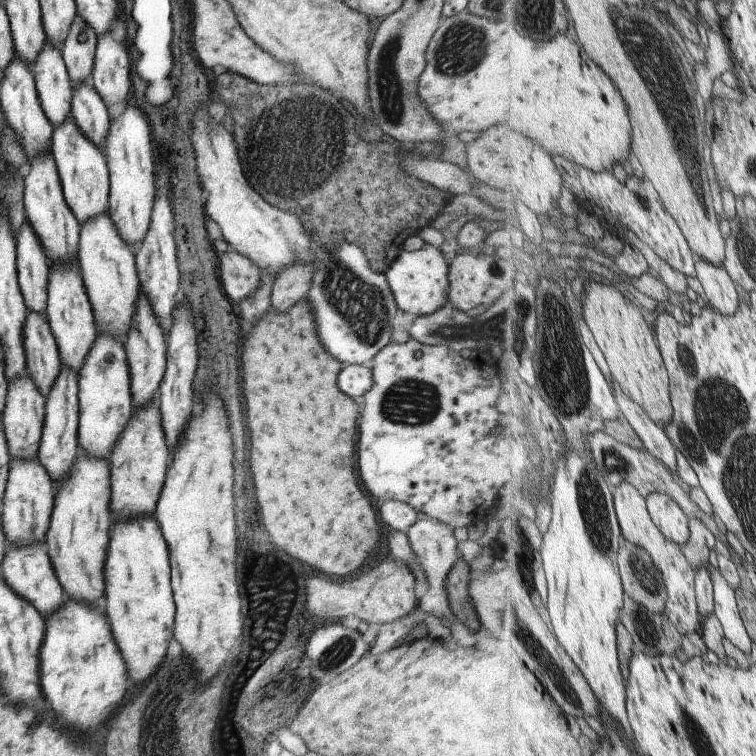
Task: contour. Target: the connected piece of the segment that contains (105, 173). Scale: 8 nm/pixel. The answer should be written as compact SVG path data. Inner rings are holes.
M72 117L53 128L51 151L62 182L62 194L78 224L82 226L90 218L108 212L109 168L105 153L82 134Z

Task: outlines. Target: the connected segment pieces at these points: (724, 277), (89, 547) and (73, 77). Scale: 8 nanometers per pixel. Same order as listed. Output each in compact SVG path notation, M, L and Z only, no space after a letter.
M710 260L697 261L698 278L710 305L722 314L736 314L741 307L741 294L738 294L736 281L726 266L718 266Z
M80 451L70 476L54 485L56 498L44 540L64 590L74 594L74 598L86 598L86 602L96 602L102 596L102 564L110 528L110 484L109 462Z
M76 15L70 34L62 45L62 60L70 76L71 86L92 80L97 45L96 32L82 16Z

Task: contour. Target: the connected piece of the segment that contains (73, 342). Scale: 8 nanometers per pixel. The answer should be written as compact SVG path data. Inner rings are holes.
M54 262L49 266L48 274L48 308L46 309L50 330L58 346L58 354L62 366L72 368L76 374L80 374L80 368L84 364L84 358L88 350L94 346L94 340L98 336L97 326L92 314L92 306L86 294L86 286L82 282L82 273L76 262Z

